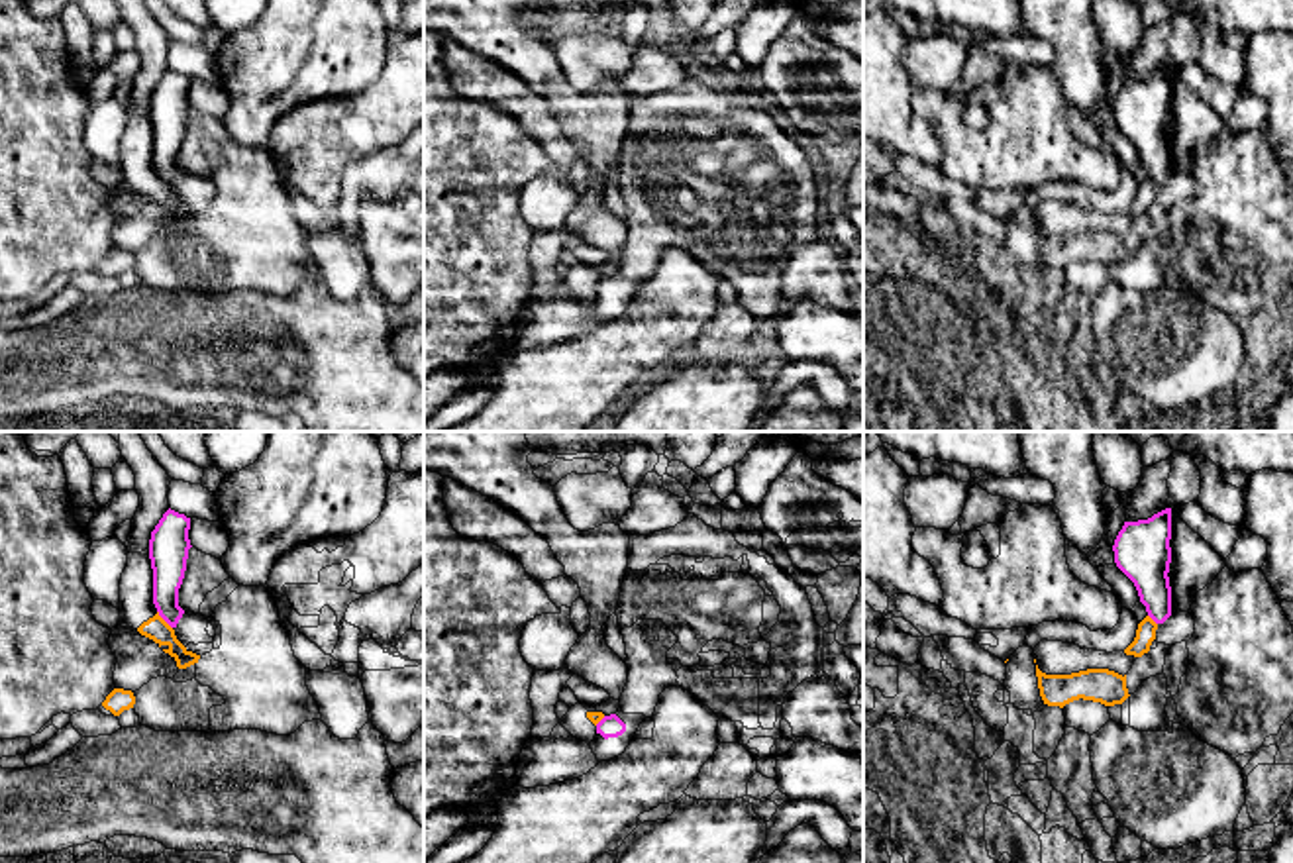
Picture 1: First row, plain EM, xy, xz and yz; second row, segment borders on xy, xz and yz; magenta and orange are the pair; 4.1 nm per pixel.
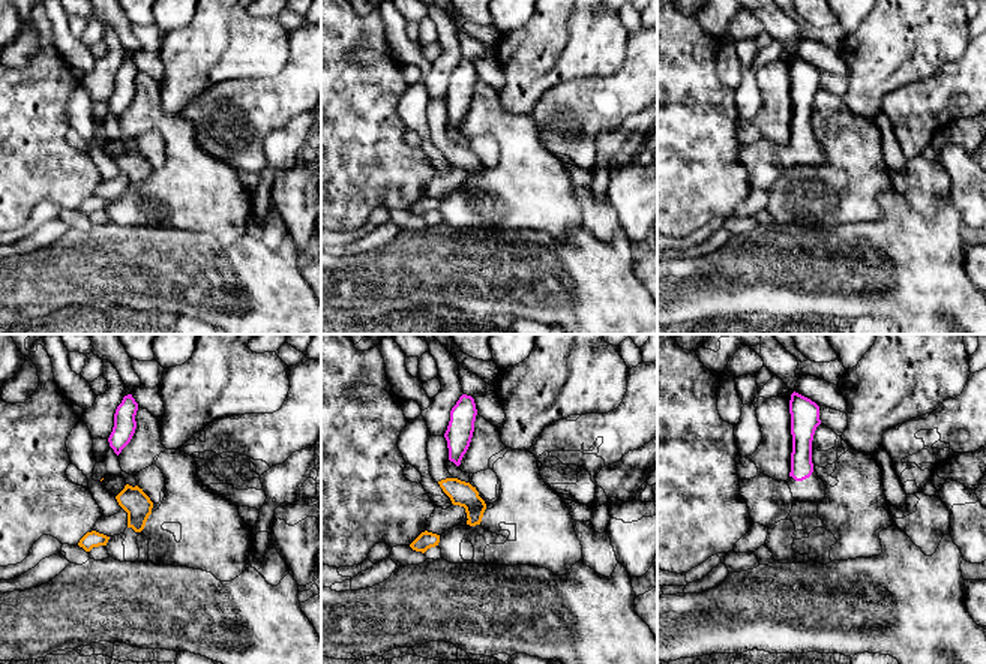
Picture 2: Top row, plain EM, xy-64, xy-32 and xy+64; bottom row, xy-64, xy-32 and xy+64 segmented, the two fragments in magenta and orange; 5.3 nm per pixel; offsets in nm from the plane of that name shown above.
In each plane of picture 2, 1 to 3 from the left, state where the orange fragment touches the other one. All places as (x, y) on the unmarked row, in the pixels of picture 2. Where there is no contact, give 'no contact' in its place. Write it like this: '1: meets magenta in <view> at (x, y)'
1: no contact
2: no contact
3: no contact

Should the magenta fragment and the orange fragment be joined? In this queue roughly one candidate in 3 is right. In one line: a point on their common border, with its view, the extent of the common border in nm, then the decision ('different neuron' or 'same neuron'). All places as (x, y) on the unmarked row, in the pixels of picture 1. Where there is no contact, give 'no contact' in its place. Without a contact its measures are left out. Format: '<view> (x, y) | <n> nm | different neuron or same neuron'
xy (163, 179) | 100 nm | different neuron

